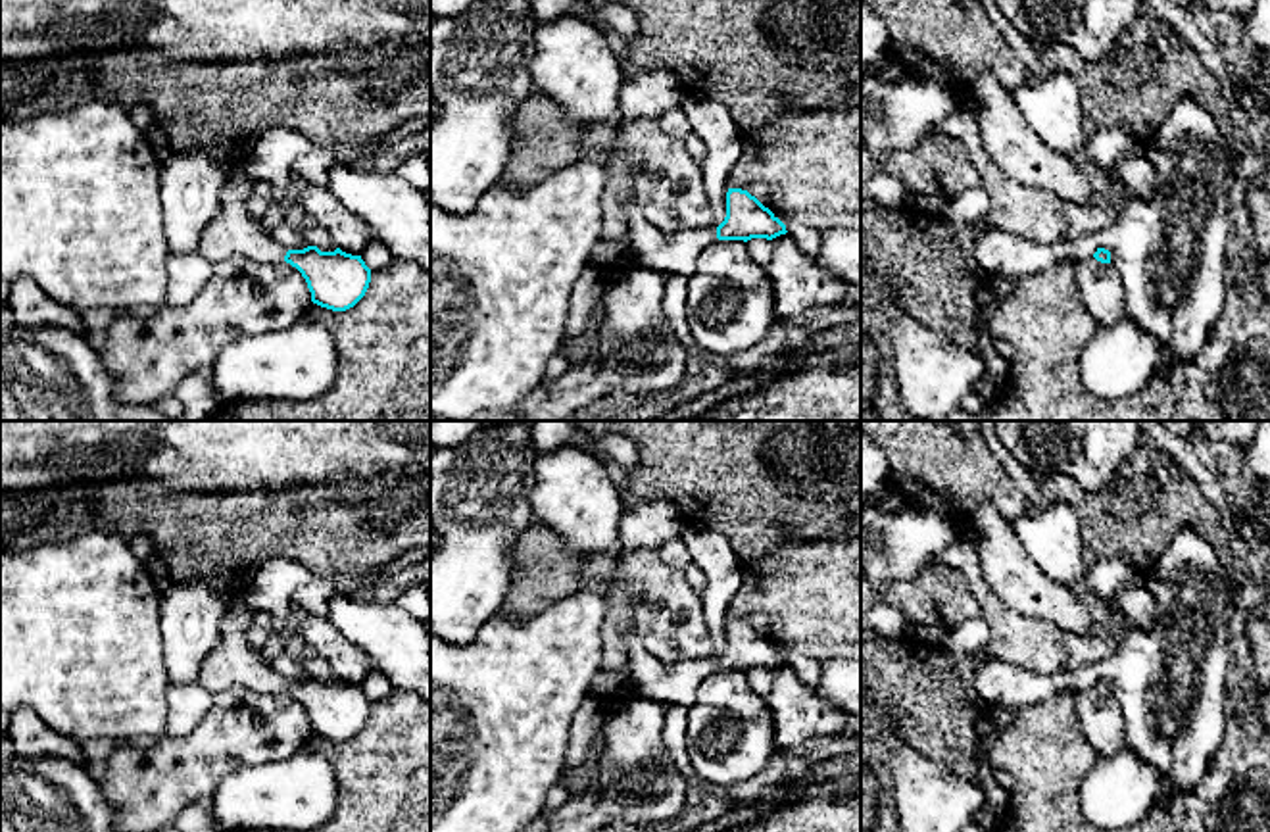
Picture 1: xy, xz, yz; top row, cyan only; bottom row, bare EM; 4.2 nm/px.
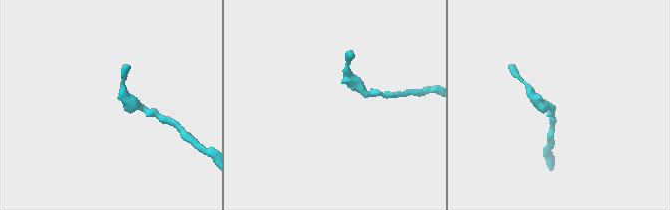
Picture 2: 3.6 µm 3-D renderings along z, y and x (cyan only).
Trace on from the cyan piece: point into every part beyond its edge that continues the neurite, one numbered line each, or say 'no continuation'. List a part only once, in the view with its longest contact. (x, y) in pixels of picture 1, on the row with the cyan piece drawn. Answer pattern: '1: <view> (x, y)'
1: xz (656, 250)

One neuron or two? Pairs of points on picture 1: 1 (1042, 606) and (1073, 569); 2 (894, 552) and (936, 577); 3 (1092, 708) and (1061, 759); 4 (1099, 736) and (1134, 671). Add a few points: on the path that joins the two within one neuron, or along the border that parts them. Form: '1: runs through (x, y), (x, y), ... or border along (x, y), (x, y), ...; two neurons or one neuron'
1: border along (1026, 554), (1053, 581), (1074, 590); two neurons
2: border along (940, 562), (923, 569), (913, 579), (880, 581); two neurons
3: border along (1073, 692), (1080, 731), (1098, 758); two neurons
4: border along (1109, 694), (1121, 715), (1126, 742); two neurons

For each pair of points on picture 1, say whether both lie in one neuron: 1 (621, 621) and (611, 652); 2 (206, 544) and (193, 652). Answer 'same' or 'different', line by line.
1: same
2: different

